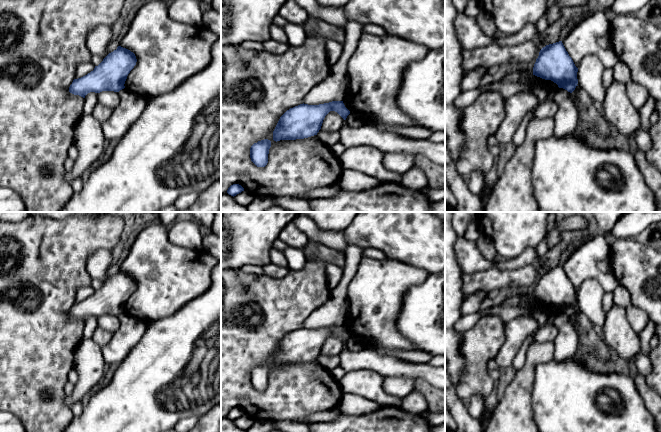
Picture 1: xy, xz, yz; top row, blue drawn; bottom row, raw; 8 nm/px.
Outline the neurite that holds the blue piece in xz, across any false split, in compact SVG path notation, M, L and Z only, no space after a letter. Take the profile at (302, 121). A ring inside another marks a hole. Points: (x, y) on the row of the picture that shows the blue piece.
M332 101L319 105L300 104L287 110L279 119L274 131L273 140L296 140L304 139L317 135L321 129L325 116L330 112L337 112L344 120L350 114L350 111L345 107L343 101Z

